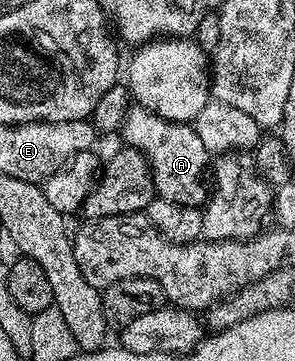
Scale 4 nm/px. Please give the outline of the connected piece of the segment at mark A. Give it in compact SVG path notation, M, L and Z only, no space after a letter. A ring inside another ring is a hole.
M135 104L123 118L121 137L126 145L141 150L147 158L158 197L182 206L202 207L206 203L209 197L209 155L194 125L170 122L147 107Z

